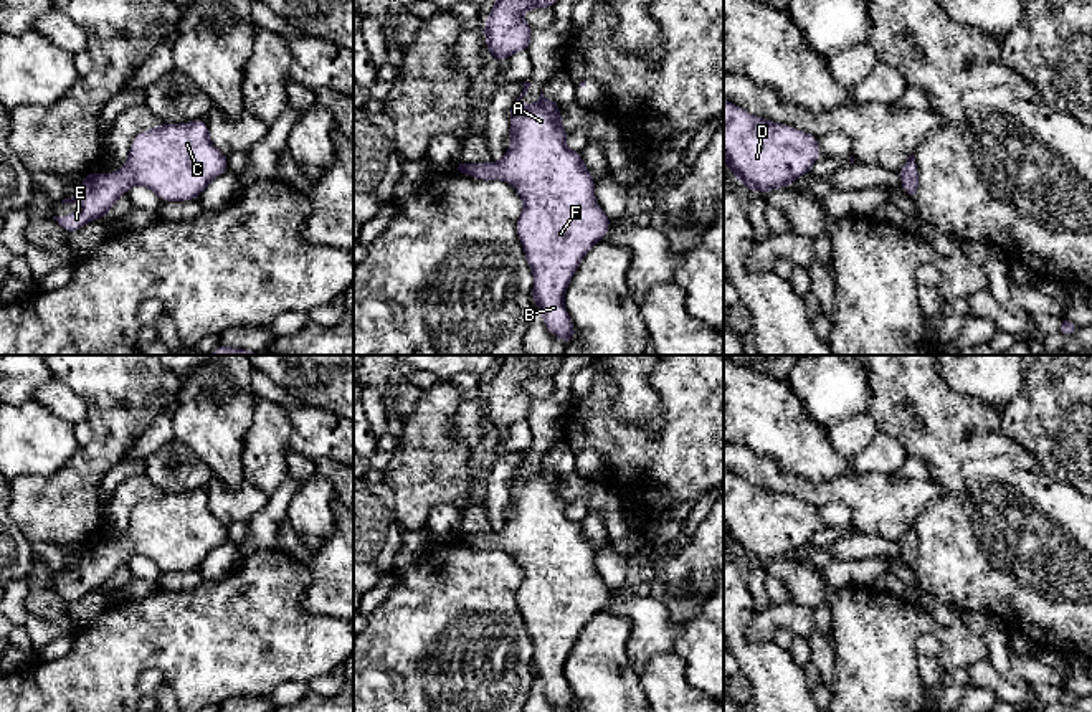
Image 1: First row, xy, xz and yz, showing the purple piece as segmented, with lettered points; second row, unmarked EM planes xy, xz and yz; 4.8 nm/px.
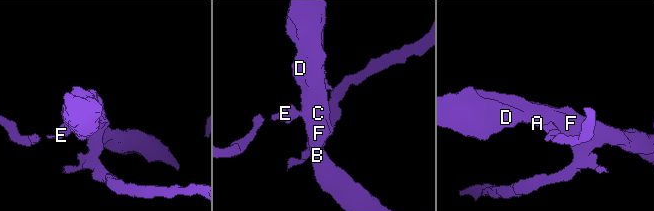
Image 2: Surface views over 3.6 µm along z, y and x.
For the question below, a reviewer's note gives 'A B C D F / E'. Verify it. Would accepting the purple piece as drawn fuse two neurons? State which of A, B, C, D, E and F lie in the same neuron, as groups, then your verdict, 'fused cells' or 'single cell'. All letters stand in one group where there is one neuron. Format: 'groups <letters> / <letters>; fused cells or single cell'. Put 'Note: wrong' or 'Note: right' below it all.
groups A B C D E F; single cell
Note: wrong

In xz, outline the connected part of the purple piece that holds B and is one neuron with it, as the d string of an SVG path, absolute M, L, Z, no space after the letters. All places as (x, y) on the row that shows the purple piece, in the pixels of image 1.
M530 83L509 109L510 129L507 137L512 145L499 162L468 164L459 160L454 172L479 180L502 180L510 183L522 197L522 211L515 221L515 231L524 248L529 268L534 274L532 301L542 312L545 329L565 344L577 335L573 322L565 307L565 292L575 271L588 251L603 241L611 220L598 206L595 182L585 167L582 152L565 145L567 129L562 124L560 104L540 97L532 106L524 106Z

